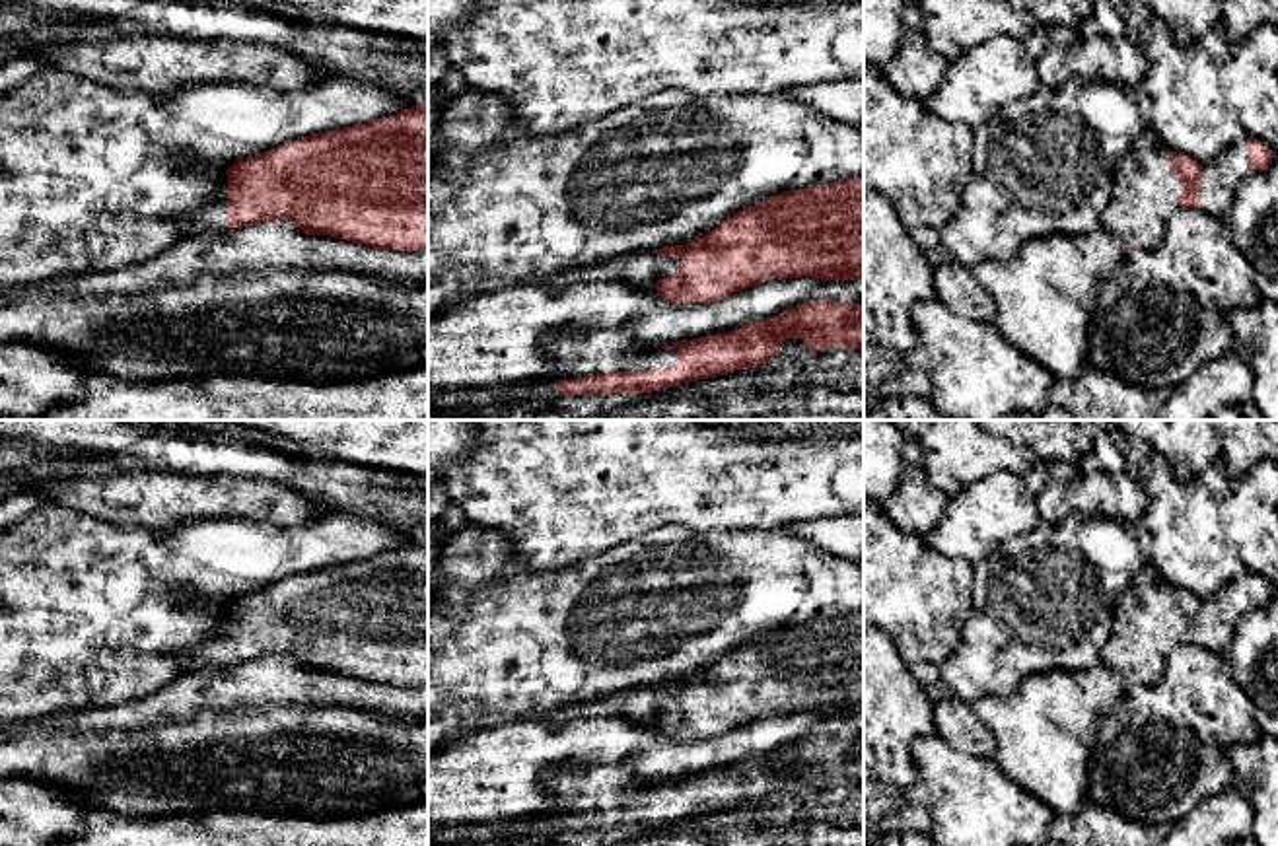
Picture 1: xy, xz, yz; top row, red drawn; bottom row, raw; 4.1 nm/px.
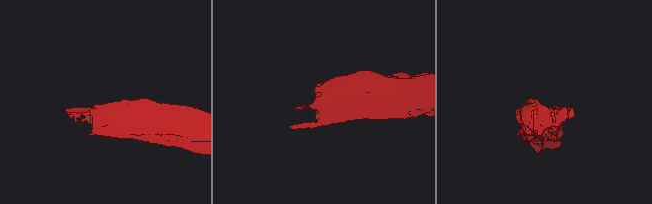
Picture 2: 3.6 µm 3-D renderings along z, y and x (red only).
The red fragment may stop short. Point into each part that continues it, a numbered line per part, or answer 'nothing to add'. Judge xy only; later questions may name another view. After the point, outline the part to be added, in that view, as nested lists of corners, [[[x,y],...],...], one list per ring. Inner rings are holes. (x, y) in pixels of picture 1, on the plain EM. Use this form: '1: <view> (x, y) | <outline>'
1: xy (212, 654) | [[[222,626],[206,642],[179,655],[181,669],[189,671],[220,671],[228,667],[228,628]]]

